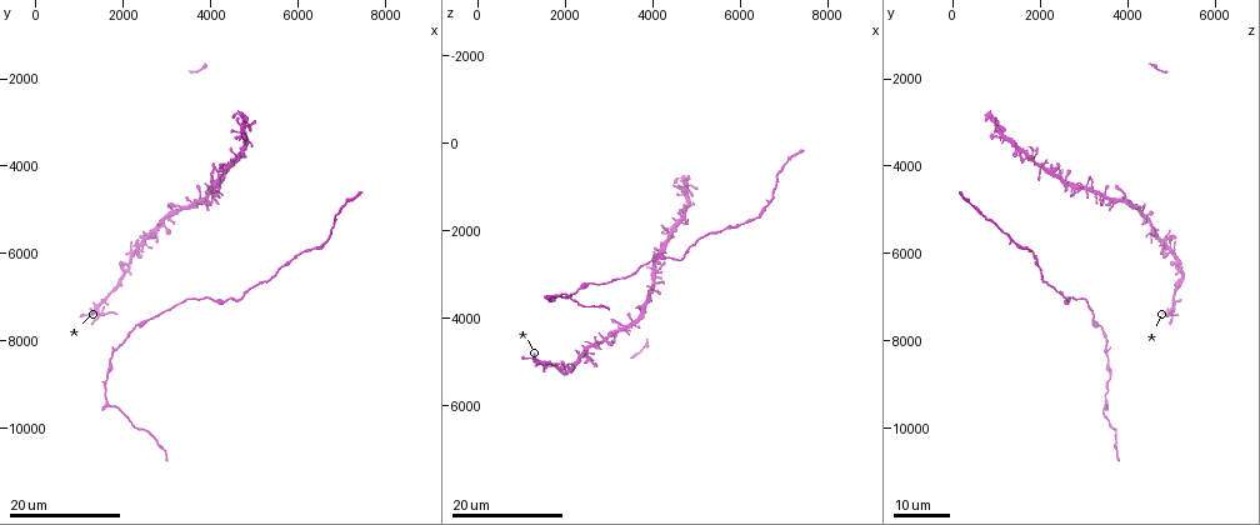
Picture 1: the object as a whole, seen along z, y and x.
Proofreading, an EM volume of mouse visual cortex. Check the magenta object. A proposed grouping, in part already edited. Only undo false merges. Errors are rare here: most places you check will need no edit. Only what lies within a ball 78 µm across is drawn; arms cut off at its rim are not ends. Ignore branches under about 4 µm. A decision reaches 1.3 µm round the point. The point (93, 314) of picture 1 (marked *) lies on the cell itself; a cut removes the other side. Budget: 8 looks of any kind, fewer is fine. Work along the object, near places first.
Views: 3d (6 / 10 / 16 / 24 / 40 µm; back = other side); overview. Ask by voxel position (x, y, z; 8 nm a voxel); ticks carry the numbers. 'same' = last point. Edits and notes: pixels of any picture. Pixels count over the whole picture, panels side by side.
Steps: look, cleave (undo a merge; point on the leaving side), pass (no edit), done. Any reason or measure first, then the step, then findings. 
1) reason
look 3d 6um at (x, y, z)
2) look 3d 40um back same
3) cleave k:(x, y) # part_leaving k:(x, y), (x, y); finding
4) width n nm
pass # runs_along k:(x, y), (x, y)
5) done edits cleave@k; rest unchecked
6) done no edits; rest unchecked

small branch off a trunk
look 3d 16um at (2500, 5650, 4750)

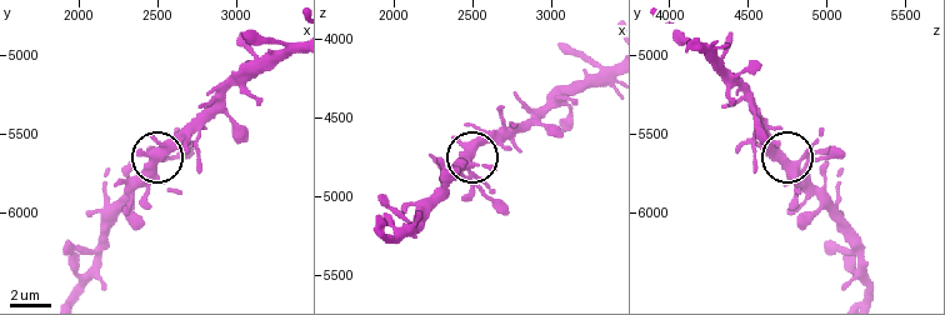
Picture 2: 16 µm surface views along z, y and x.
closer look
look 3d 10um at (2480, 5680, 4780)

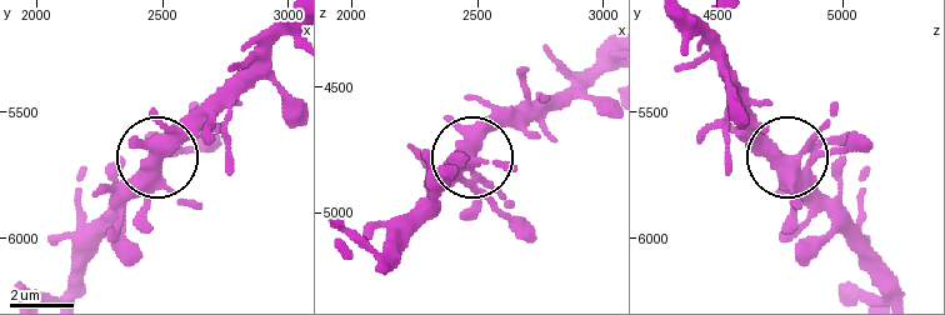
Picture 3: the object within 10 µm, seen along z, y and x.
pass # runs_along 3:(886, 286), (854, 223), (795, 160), (814, 149), (868, 149); one cell here

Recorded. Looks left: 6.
a fork
look 3d 24um at (3750, 4800, 3950)

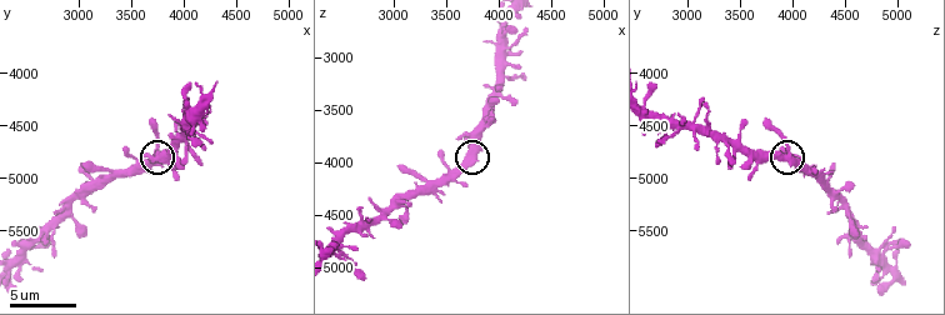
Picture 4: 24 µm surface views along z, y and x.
closer look
look 3d 10um same

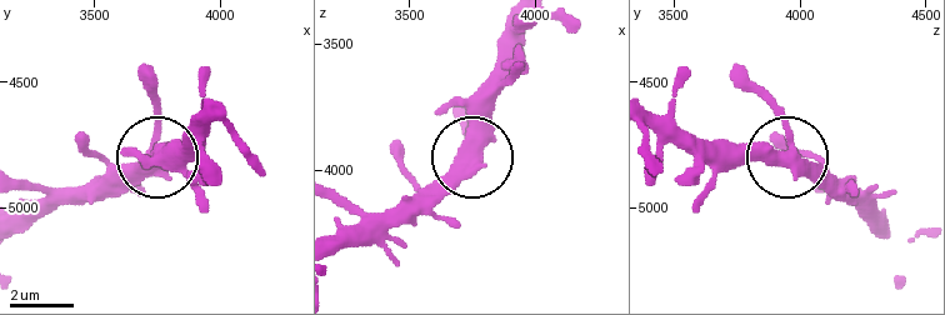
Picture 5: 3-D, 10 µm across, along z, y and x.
arms 3
pass # one cell here

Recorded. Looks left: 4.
thick turns thin
look 3d 16um at (4400, 7000, 2600)

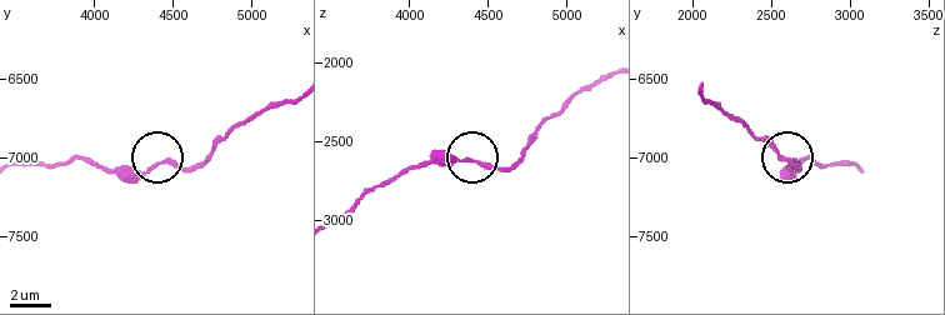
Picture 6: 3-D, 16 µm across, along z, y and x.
look 3d 10um at (4380, 7080, 2600)

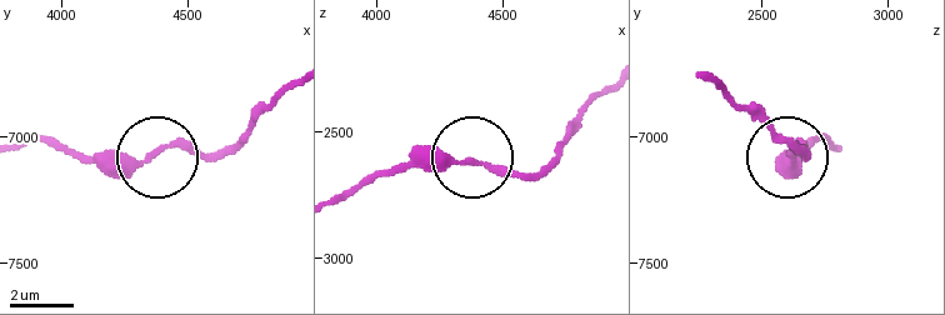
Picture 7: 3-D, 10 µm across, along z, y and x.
width 260 nm
pass # runs_along 7:(338, 198), (410, 169), (459, 160), (545, 176); continuous, no second cell

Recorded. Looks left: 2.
looks like a crossing
look 3d 24um at (4350, 4000, 2100)

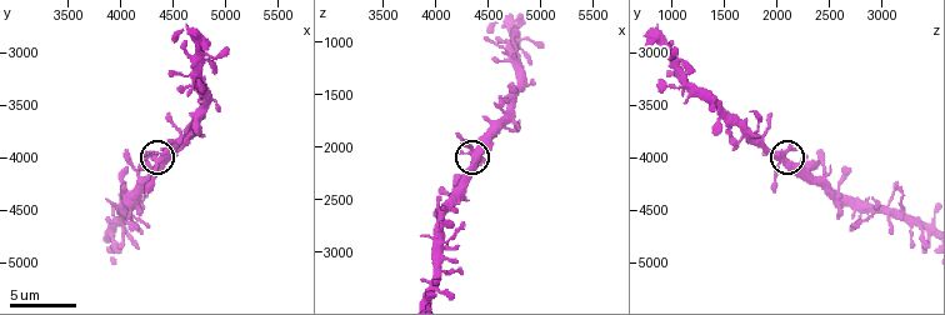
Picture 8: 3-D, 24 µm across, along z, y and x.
look 3d 10um at (4340, 4020, 2020)

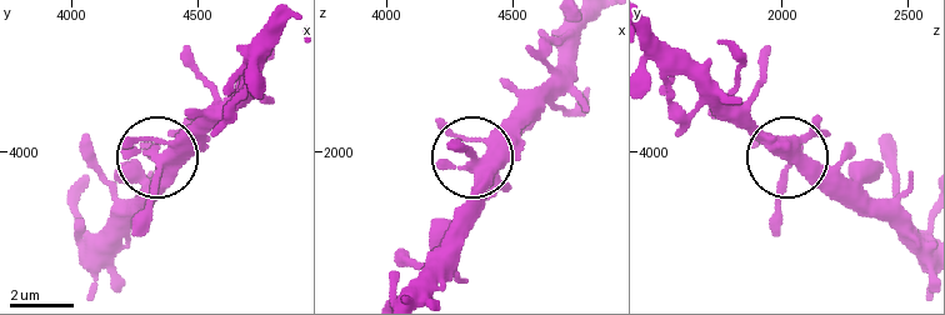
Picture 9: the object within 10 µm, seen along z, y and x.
arms 5
pass # runs_along 9:(920, 261), (880, 221), (831, 196), (794, 161), (775, 234); all the same cell

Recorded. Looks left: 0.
done no edits; rest unchecked

